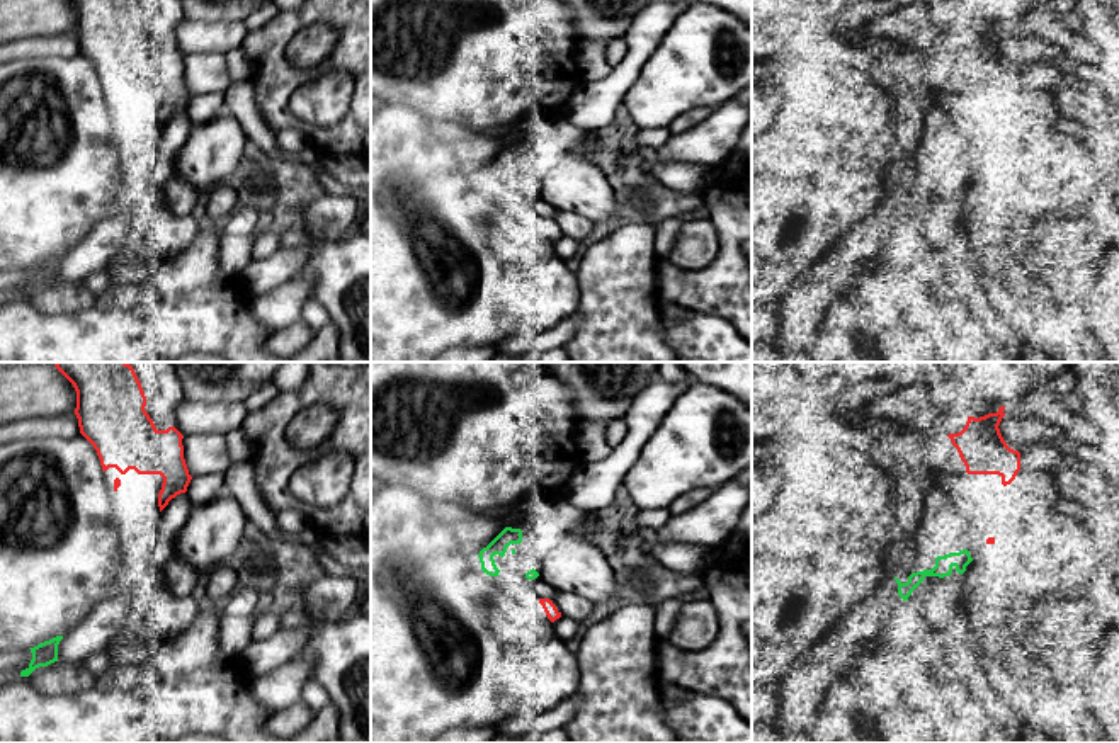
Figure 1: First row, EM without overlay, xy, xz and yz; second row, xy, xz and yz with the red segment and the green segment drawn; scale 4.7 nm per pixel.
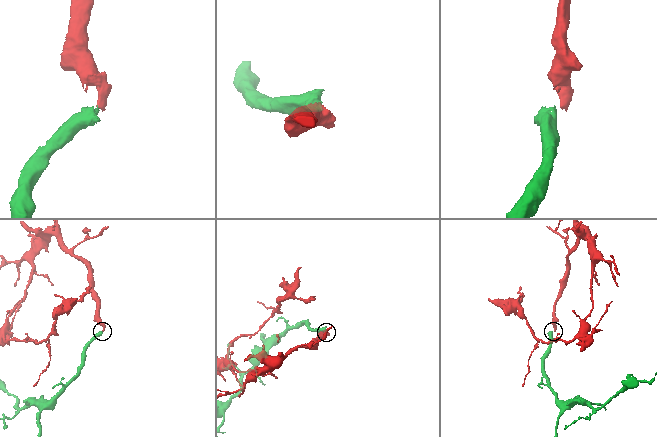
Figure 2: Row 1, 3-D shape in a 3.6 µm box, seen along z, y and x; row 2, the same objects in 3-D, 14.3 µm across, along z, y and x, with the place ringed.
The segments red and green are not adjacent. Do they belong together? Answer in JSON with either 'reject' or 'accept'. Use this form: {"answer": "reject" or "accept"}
{"answer": "accept"}

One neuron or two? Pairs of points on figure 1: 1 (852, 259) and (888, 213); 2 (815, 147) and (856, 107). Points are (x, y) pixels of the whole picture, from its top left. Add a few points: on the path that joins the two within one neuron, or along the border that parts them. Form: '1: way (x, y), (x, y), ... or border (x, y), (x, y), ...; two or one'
1: way (857, 247), (880, 225); one
2: way (825, 138), (846, 118); one

